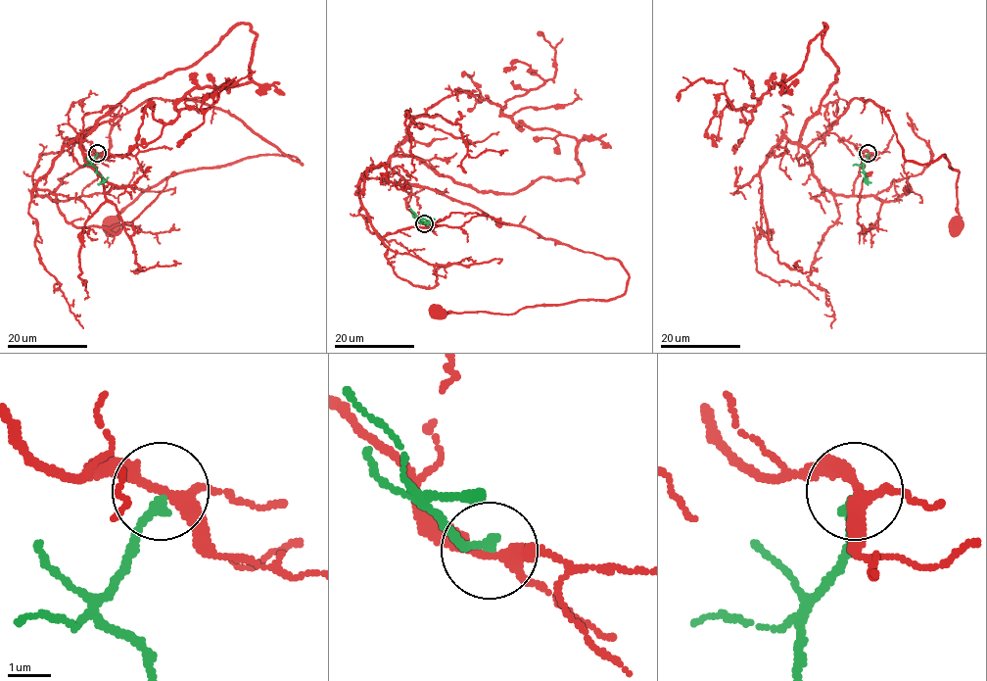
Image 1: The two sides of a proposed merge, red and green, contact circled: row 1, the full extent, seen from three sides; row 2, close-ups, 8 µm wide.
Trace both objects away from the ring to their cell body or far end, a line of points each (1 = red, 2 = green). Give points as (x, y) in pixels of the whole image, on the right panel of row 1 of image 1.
1: (868, 152), (829, 131), (854, 98), (882, 108), (906, 161), (921, 165), (944, 156), (959, 171), (959, 225)
2: (868, 153), (863, 173), (868, 183)

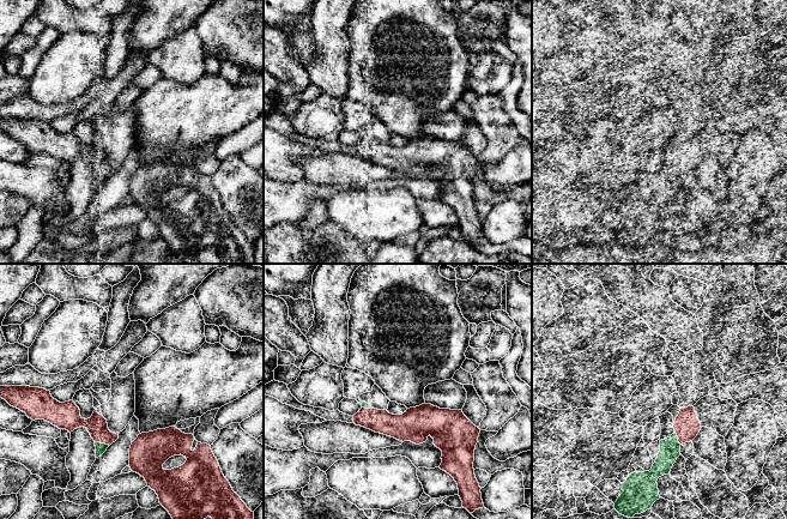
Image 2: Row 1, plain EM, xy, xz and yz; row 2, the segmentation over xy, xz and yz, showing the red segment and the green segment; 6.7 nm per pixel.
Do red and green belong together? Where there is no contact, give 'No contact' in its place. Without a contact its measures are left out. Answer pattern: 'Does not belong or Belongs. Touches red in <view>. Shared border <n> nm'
Does not belong. Touches red in xy. Shared border 110 nm

